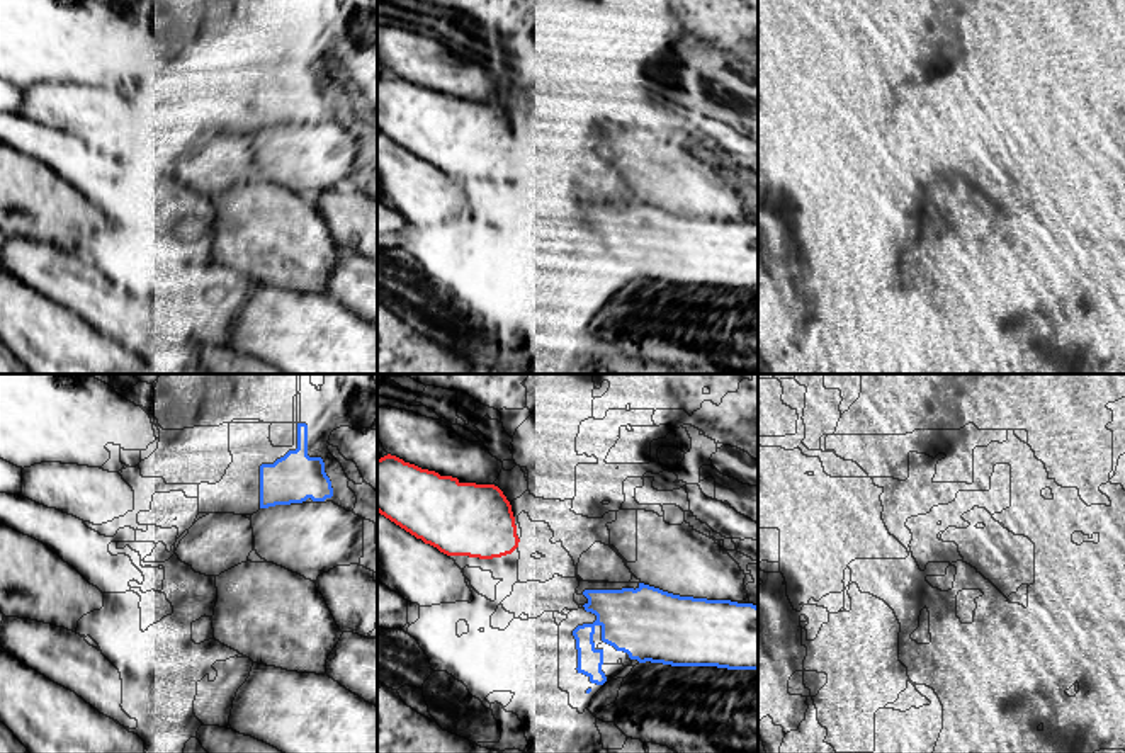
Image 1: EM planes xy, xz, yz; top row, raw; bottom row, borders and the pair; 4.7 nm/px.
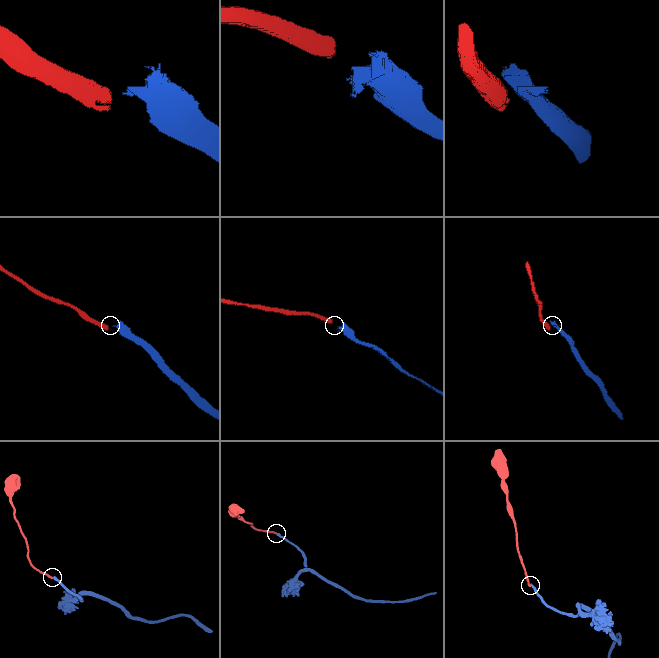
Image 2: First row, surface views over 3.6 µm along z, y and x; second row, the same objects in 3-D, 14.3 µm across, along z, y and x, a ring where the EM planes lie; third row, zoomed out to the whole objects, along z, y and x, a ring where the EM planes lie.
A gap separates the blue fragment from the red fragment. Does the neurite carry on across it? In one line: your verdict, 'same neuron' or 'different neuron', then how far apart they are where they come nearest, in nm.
different neuron | 380 nm

